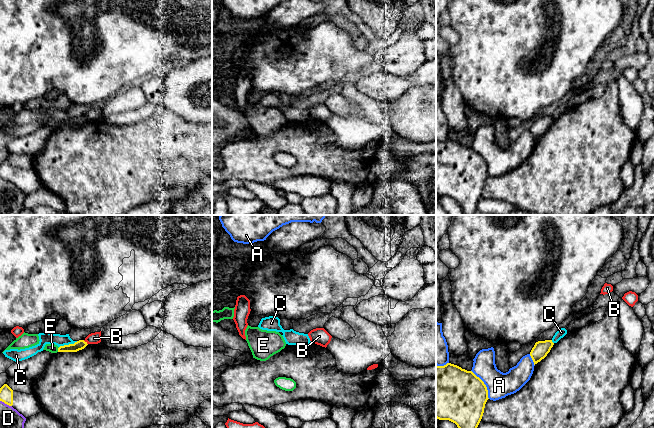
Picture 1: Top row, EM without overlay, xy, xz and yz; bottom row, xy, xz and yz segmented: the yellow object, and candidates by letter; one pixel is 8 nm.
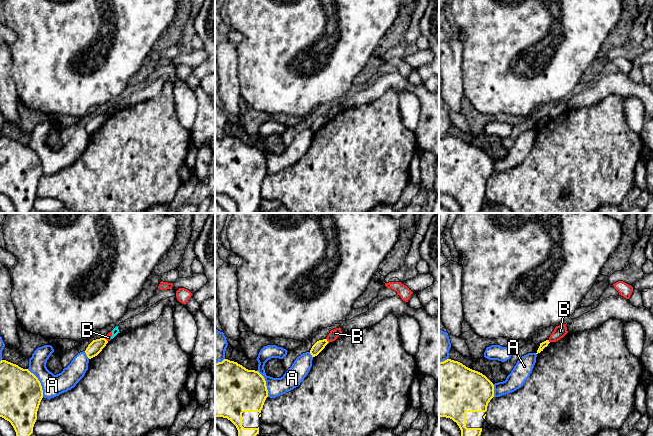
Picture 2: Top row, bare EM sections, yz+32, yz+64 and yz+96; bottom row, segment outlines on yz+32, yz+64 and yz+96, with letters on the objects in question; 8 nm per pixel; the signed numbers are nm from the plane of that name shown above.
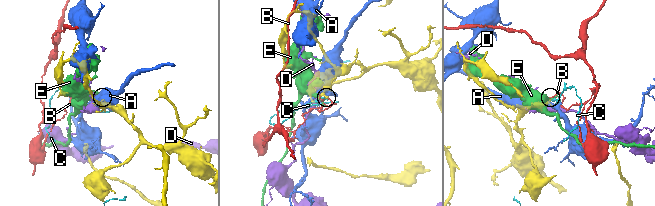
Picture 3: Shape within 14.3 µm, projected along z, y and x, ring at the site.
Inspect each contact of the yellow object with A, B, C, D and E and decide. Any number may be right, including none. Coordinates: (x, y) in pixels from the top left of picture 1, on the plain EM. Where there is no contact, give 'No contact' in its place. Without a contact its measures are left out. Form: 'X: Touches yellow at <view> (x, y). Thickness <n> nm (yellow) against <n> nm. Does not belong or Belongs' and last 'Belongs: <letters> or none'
A: Touches yellow at yz (484, 160). Thickness 420 nm (yellow) against 200 nm. Does not belong
B: Touches yellow at xy (85, 118). Thickness 80 nm (yellow) against 100 nm. Does not belong
C: Touches yellow at xy (69, 120). Thickness 80 nm (yellow) against 100 nm. Does not belong
D: Touches yellow at xy (6, 179). Thickness 110 nm (yellow) against 190 nm. Does not belong
E: Touches yellow at xy (58, 125). Thickness 80 nm (yellow) against 70 nm. Does not belong
Belongs: none

